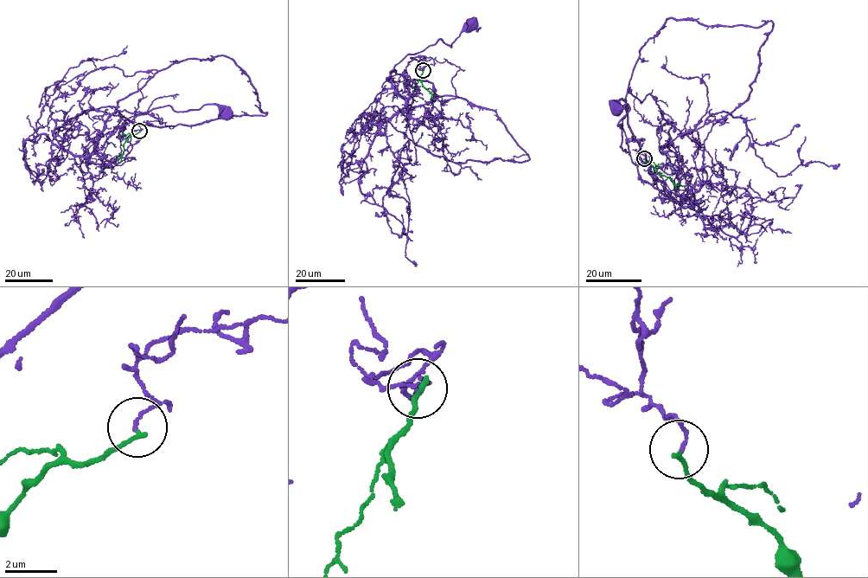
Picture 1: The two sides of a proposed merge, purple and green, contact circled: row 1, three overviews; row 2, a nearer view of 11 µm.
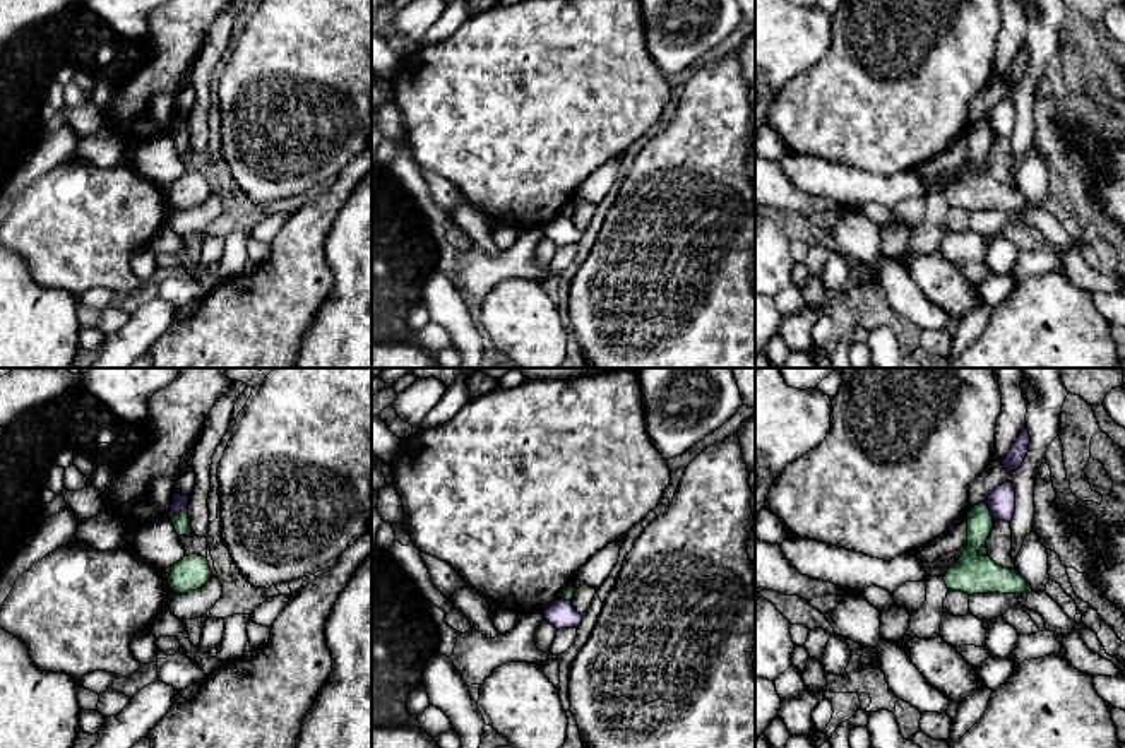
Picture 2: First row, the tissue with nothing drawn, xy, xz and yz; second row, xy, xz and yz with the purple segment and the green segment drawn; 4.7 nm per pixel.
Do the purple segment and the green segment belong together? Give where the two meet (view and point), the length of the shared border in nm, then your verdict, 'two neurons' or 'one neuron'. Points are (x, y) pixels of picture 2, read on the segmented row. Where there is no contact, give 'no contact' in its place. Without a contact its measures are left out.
contact xy (178, 512); length 100 nm; two neurons

